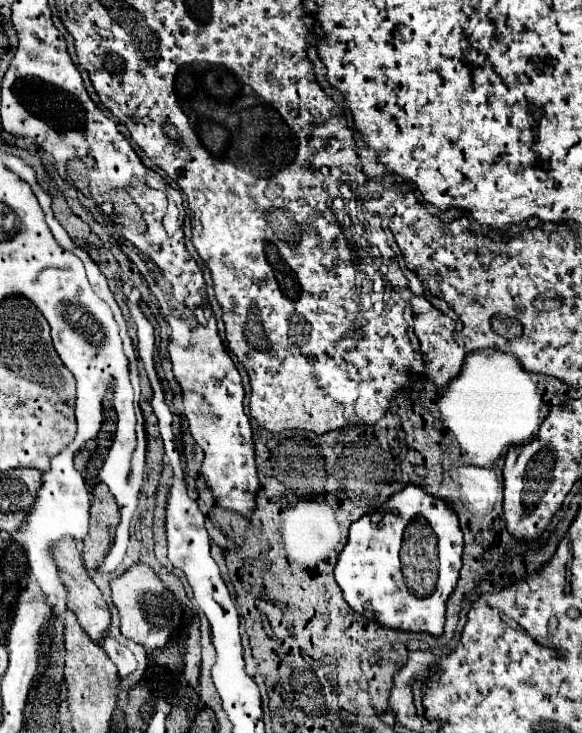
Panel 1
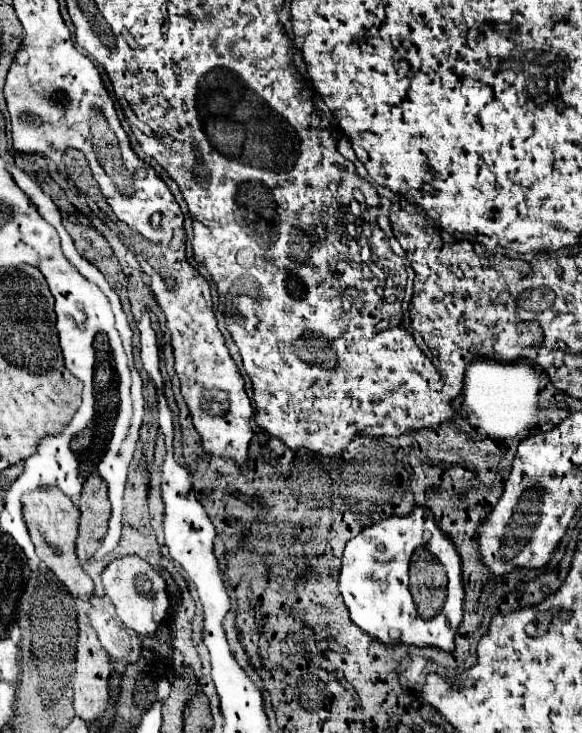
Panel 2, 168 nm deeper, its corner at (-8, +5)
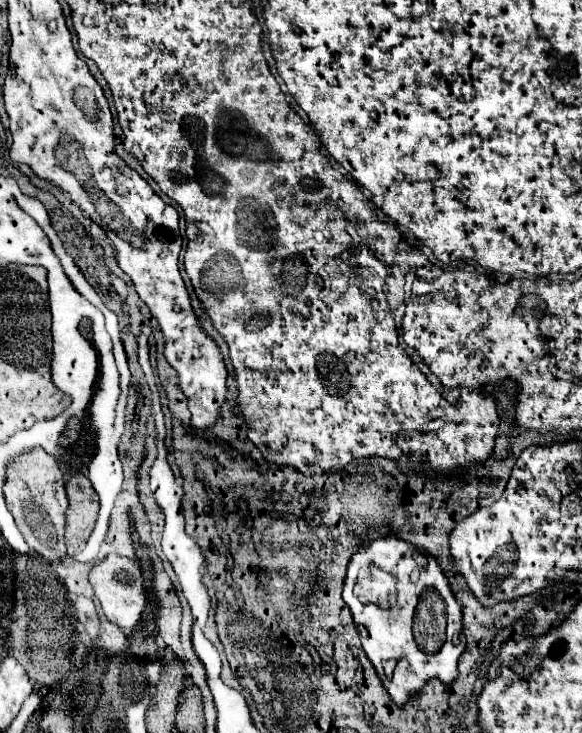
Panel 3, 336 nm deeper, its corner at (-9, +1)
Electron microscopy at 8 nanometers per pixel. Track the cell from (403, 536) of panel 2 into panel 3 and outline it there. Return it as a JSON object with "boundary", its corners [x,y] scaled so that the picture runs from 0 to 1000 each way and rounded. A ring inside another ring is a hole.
{"boundary":[[[679,729],[658,731],[634,745],[620,745],[620,750],[603,759],[589,791],[589,819],[607,838],[624,887],[648,911],[665,944],[686,963],[692,963],[703,950],[720,944],[723,936],[744,922],[761,933],[775,933],[785,925],[785,900],[799,887],[792,824],[785,821],[768,786],[741,756],[699,750],[699,745],[706,742],[682,734]],[[730,802],[747,802],[768,824],[768,873],[747,892],[727,889],[706,865],[710,835]],[[662,900],[682,903],[672,928],[655,920]]]}

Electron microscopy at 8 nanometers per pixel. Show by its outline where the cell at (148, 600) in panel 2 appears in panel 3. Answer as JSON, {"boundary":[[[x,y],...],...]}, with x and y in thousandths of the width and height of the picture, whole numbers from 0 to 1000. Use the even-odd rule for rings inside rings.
{"boundary":[[[184,759],[177,767],[170,767],[156,783],[153,791],[160,797],[163,813],[174,821],[177,838],[201,854],[215,857],[215,859],[229,859],[246,840],[246,832],[253,827],[253,799],[242,783],[242,775],[235,769],[235,764],[225,761],[211,761],[211,759]]]}

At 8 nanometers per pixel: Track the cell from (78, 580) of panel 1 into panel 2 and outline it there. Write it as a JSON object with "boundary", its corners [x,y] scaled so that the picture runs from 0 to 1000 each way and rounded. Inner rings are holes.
{"boundary":[[[65,666],[52,674],[38,677],[38,701],[45,720],[52,726],[52,737],[62,745],[62,756],[69,764],[96,783],[103,794],[120,805],[124,813],[151,819],[162,805],[162,794],[141,778],[137,764],[127,753],[127,739],[134,731],[134,693],[131,688],[113,679],[100,666]]]}

